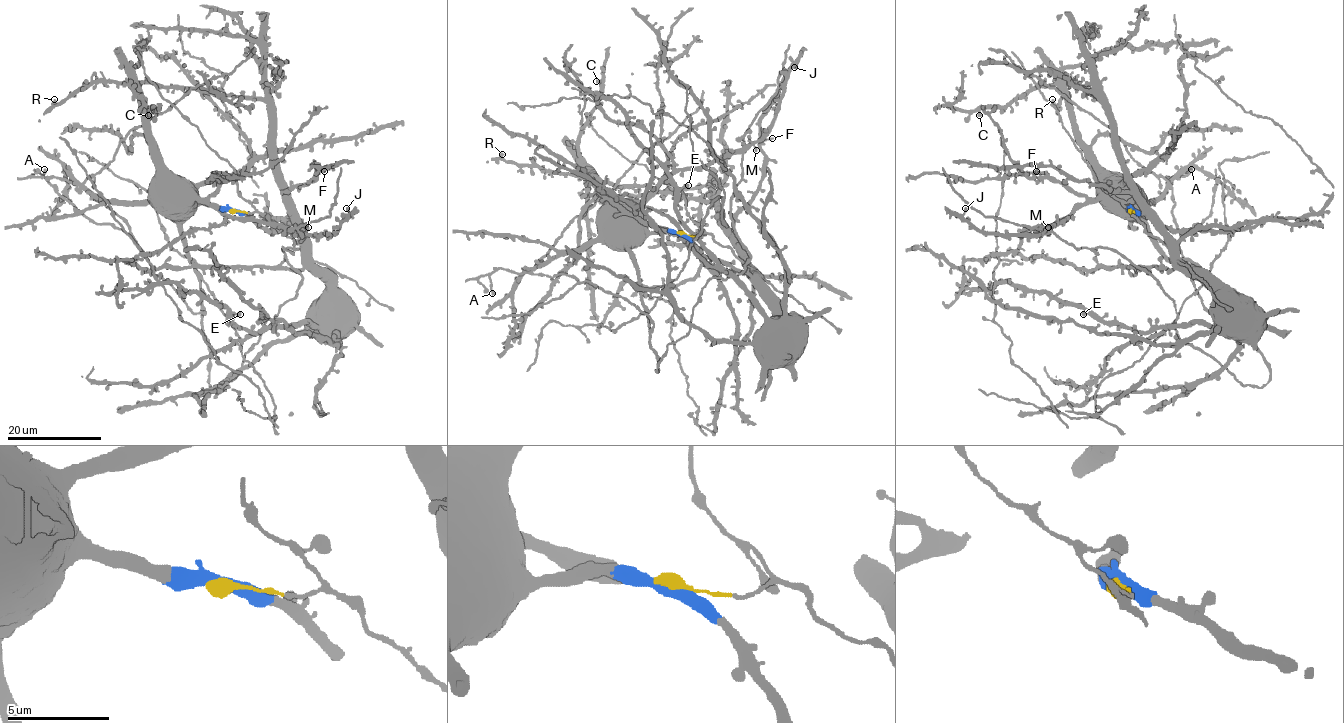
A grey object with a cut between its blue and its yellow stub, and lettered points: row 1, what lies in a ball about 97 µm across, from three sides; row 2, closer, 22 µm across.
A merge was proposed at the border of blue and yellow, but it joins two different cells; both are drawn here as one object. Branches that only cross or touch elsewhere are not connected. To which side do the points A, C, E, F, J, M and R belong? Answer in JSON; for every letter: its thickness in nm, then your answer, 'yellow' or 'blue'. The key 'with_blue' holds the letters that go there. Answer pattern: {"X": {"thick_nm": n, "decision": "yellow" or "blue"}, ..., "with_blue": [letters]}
{"A": {"thick_nm": 300, "decision": "blue"}, "C": {"thick_nm": 460, "decision": "blue"}, "E": {"thick_nm": 400, "decision": "yellow"}, "F": {"thick_nm": 240, "decision": "yellow"}, "J": {"thick_nm": 340, "decision": "blue"}, "M": {"thick_nm": 320, "decision": "blue"}, "R": {"thick_nm": 320, "decision": "yellow"}, "with_blue": ["A", "C", "J", "M"]}

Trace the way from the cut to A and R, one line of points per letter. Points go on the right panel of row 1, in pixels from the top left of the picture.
A: (1131, 210), (1131, 204), (1149, 203), (1161, 195), (1170, 185), (1167, 177), (1186, 176), (1191, 169)
R: (1131, 210), (1148, 234), (1165, 242), (1119, 151), (1112, 113), (1072, 81), (1059, 103), (1052, 99)

